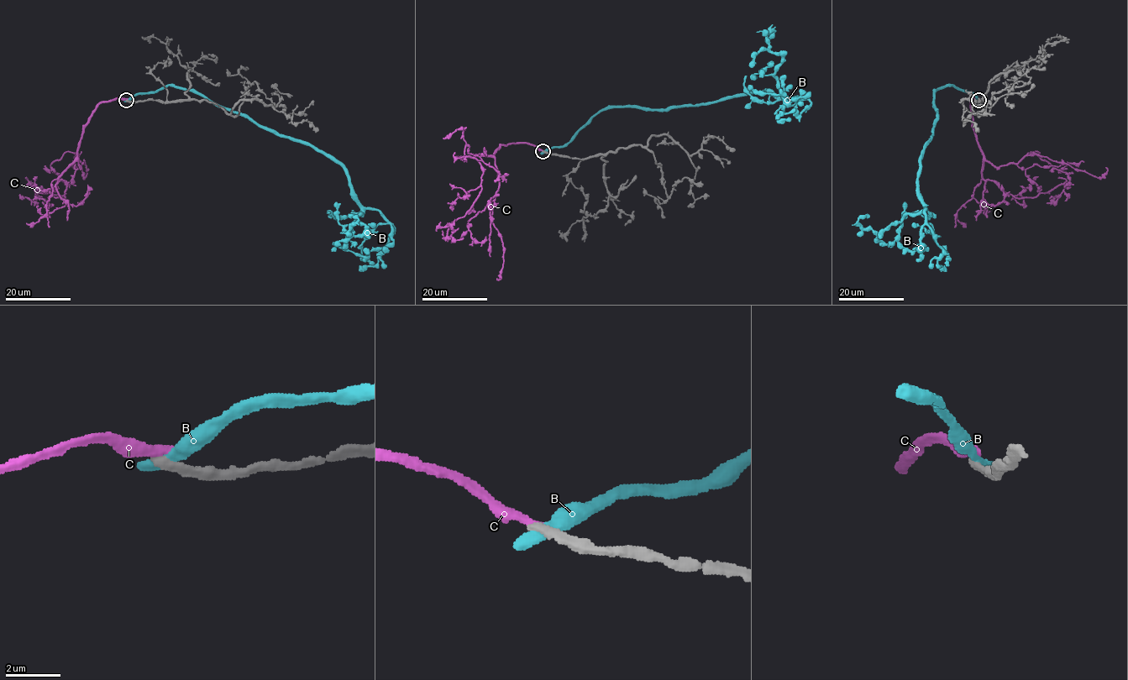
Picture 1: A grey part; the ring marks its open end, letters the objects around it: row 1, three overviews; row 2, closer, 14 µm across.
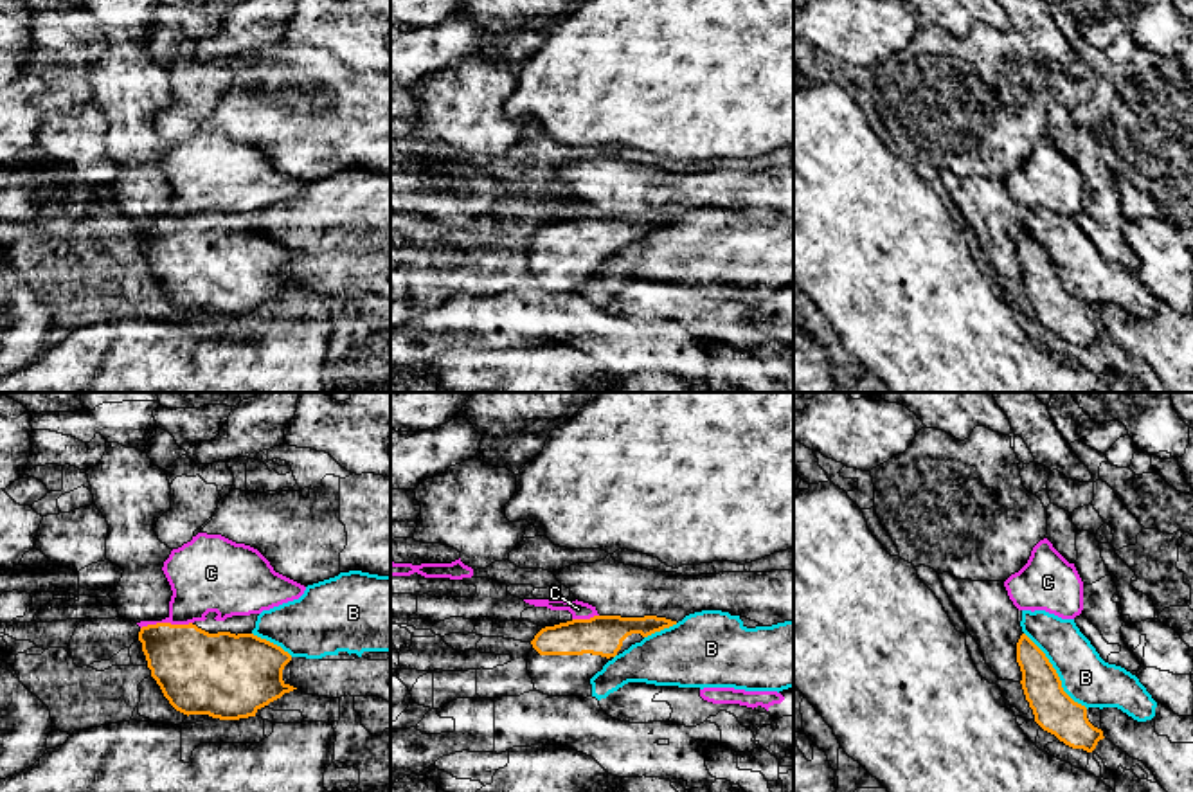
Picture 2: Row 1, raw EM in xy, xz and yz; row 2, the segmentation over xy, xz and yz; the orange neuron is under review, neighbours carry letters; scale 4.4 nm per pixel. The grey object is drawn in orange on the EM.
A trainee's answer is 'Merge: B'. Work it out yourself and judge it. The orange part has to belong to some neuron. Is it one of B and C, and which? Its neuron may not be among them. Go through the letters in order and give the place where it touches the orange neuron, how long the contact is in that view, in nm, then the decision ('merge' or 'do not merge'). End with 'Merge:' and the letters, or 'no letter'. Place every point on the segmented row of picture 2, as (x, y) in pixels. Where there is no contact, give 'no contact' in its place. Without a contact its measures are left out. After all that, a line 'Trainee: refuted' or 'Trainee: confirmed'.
B: yz (1057, 674) | 440 nm | do not merge
C: xy (166, 623) | 240 nm | do not merge
Merge: no letter
Trainee: refuted

